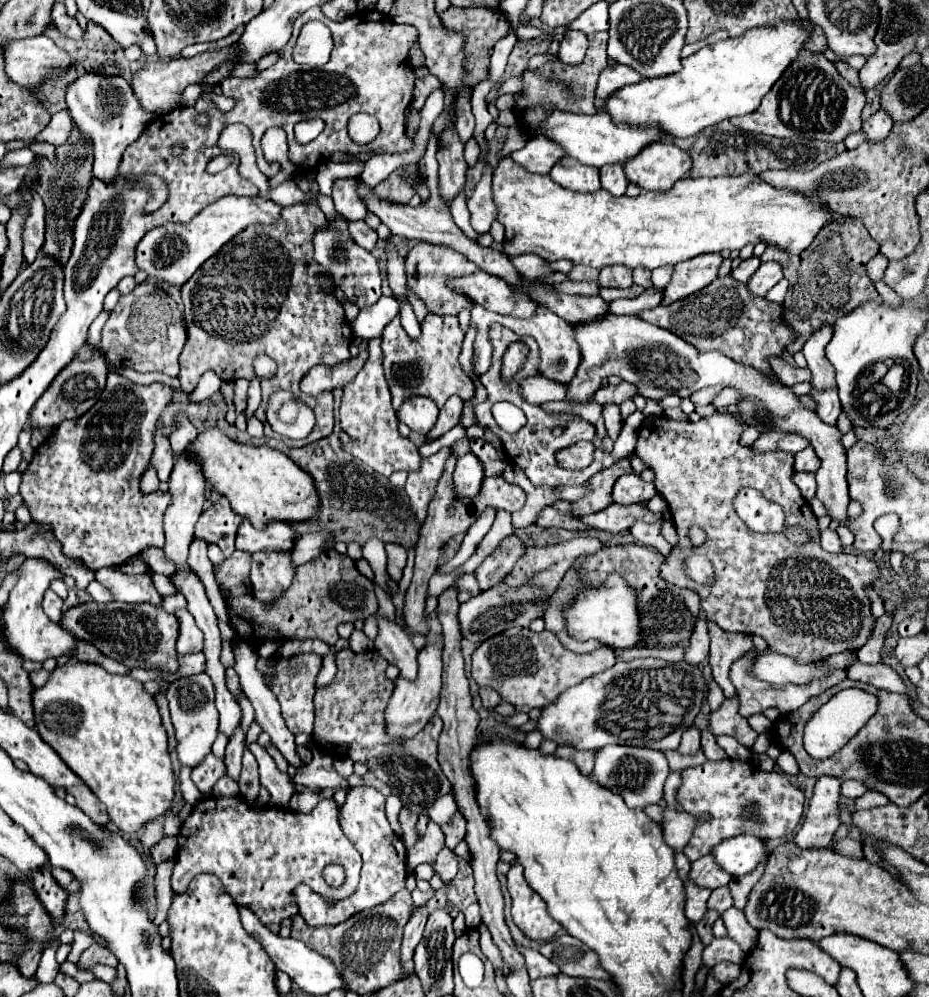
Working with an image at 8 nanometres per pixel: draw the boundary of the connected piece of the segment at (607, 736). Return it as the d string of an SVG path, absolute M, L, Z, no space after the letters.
M653 657L617 661L611 669L597 673L575 687L569 687L557 697L555 703L543 707L535 729L539 729L545 739L555 741L557 745L571 745L583 751L597 751L605 745L631 745L659 751L677 749L683 731L693 725L693 719L699 713L699 705L703 705L705 693L705 679L699 667L691 667L685 661L669 663Z

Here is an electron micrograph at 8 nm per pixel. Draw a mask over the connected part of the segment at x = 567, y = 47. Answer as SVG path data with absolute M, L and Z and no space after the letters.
M567 31L563 41L561 41L561 51L559 59L565 65L579 65L583 63L587 51L587 37L581 31Z

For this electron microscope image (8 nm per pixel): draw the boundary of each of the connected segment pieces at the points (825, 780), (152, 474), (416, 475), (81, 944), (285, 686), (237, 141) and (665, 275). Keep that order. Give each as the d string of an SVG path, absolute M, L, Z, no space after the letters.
M821 777L817 781L805 823L793 839L799 849L827 849L831 845L833 833L841 825L839 787L841 781L837 777Z
M149 469L143 479L141 479L141 493L153 493L157 491L157 485L159 485L159 479L157 479L157 471L155 469Z
M443 447L435 455L421 459L419 471L409 471L405 491L409 493L409 499L413 503L413 513L415 517L423 523L427 517L427 505L433 497L433 487L437 487L437 481L443 473L445 459L449 457L449 449Z
M75 931L75 941L73 941L73 949L69 953L69 961L71 963L77 963L79 957L81 957L81 951L85 951L89 945L93 943L93 939L81 931Z
M301 653L301 655L291 655L287 657L259 657L257 659L257 669L263 675L267 687L275 693L279 705L281 705L281 715L289 727L291 733L313 733L313 695L315 695L315 681L321 671L321 657L313 653Z
M229 124L220 134L218 146L231 153L239 155L239 173L255 183L265 197L269 191L269 177L265 177L257 167L256 153L252 145L253 135L242 124Z
M665 265L665 267L661 267L661 269L655 269L653 275L651 275L653 285L659 287L659 289L663 289L663 287L671 281L671 273L673 273L673 267L671 267L671 265Z

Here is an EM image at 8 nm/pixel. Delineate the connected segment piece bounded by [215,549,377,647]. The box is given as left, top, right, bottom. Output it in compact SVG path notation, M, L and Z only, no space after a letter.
M327 549L319 557L301 565L295 571L291 587L277 599L267 611L259 601L243 589L243 581L249 577L251 553L233 551L221 567L215 567L217 581L223 583L227 593L227 613L237 633L247 633L247 641L259 647L265 639L321 639L327 645L335 645L335 633L339 623L365 621L377 611L377 597L373 581L363 577L355 561L347 555L339 555L335 549Z

